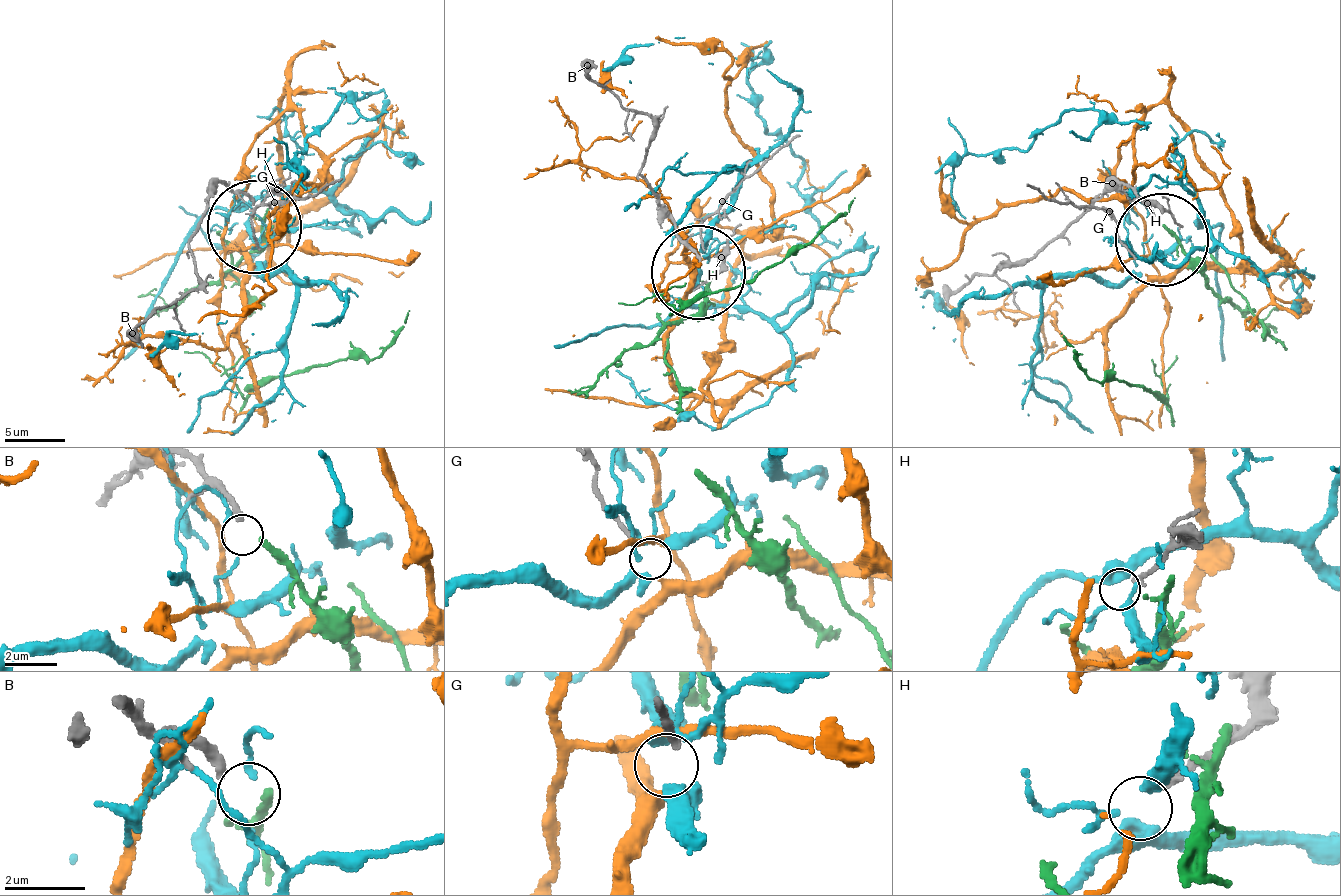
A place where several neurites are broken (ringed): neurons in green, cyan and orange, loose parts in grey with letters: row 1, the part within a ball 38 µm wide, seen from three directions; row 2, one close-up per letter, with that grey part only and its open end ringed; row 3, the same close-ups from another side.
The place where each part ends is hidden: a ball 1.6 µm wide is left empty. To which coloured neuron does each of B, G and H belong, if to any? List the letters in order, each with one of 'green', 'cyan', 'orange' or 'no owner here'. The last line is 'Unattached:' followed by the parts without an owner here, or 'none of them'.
B: green
G: orange
H: no owner here
Unattached: H

